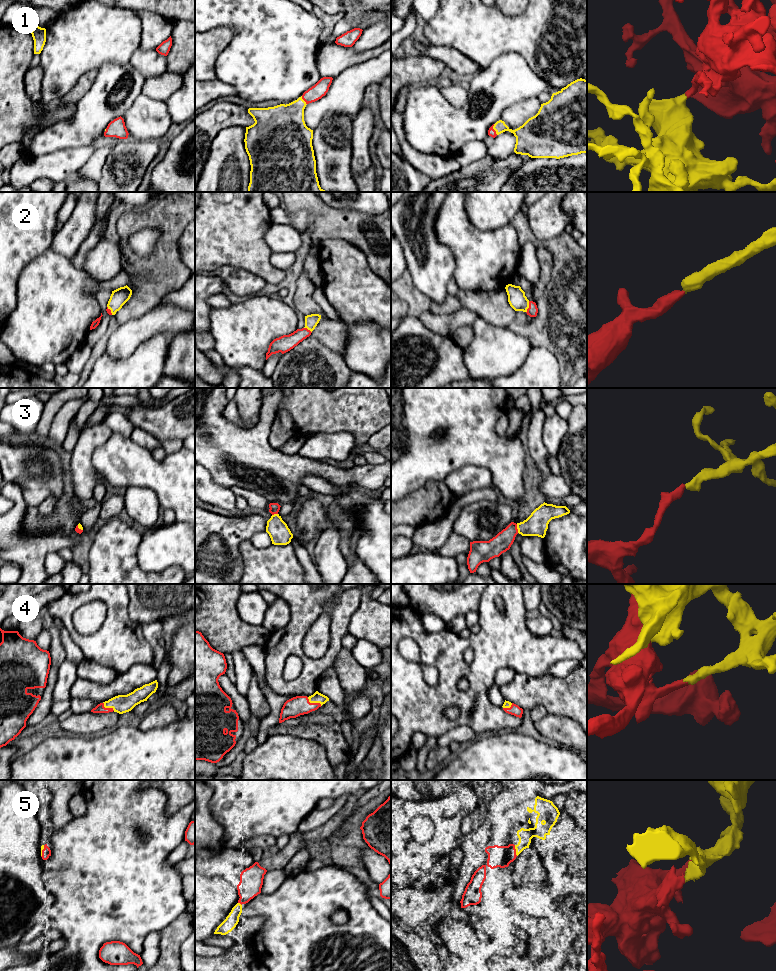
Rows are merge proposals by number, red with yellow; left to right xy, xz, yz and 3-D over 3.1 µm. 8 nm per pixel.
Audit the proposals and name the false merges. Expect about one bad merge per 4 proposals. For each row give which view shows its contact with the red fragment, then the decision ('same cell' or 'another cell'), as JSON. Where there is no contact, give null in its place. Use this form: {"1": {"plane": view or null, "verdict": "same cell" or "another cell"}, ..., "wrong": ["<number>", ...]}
{"1": {"plane": "yz", "verdict": "same cell"}, "2": {"plane": "yz", "verdict": "same cell"}, "3": {"plane": "yz", "verdict": "same cell"}, "4": {"plane": "xz", "verdict": "same cell"}, "5": {"plane": "yz", "verdict": "same cell"}, "wrong": []}

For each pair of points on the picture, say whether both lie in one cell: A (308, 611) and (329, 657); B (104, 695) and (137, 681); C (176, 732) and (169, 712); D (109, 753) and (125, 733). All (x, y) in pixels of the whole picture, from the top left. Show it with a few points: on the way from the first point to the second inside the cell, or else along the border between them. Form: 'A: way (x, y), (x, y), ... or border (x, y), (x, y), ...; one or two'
A: way (297, 629), (297, 650), (311, 662); one
B: way (112, 689), (129, 681); one
C: border (178, 718), (165, 726), (151, 730); two
D: way (114, 748), (124, 738); one

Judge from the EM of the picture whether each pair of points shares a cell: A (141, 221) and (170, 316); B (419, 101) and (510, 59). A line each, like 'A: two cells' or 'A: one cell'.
A: two cells
B: one cell

